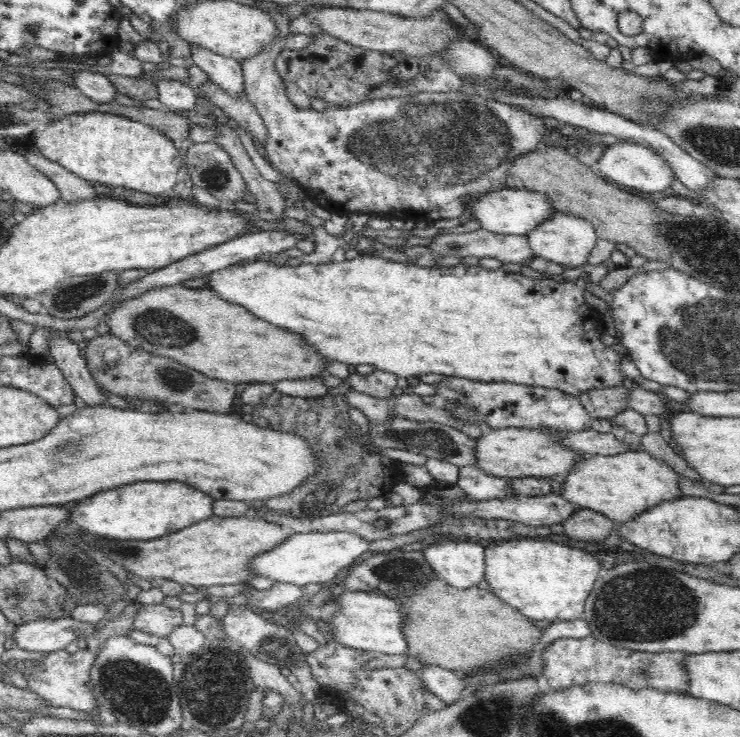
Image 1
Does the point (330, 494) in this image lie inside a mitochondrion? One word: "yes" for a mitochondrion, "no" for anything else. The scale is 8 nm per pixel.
yes

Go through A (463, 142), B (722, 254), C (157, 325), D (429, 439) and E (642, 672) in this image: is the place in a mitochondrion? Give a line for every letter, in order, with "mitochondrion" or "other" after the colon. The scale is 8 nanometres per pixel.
A: mitochondrion
B: mitochondrion
C: mitochondrion
D: mitochondrion
E: mitochondrion

